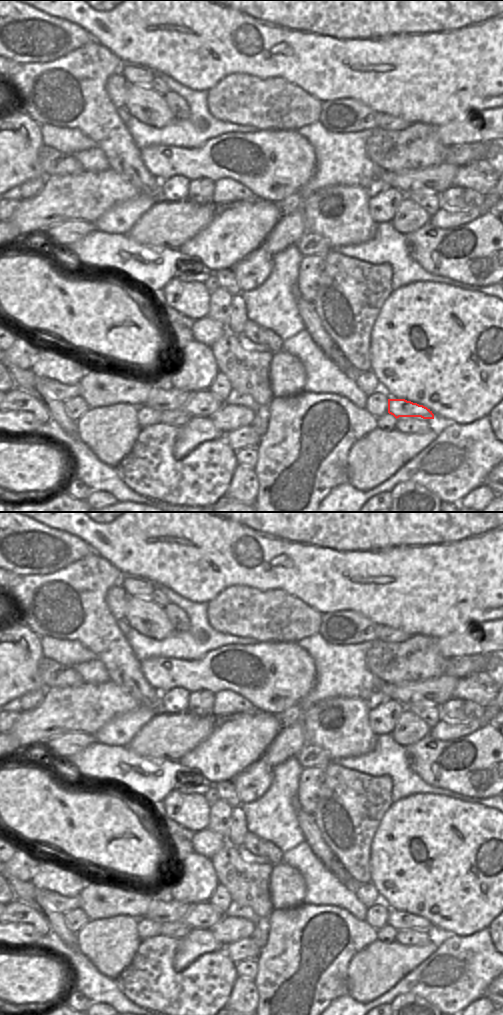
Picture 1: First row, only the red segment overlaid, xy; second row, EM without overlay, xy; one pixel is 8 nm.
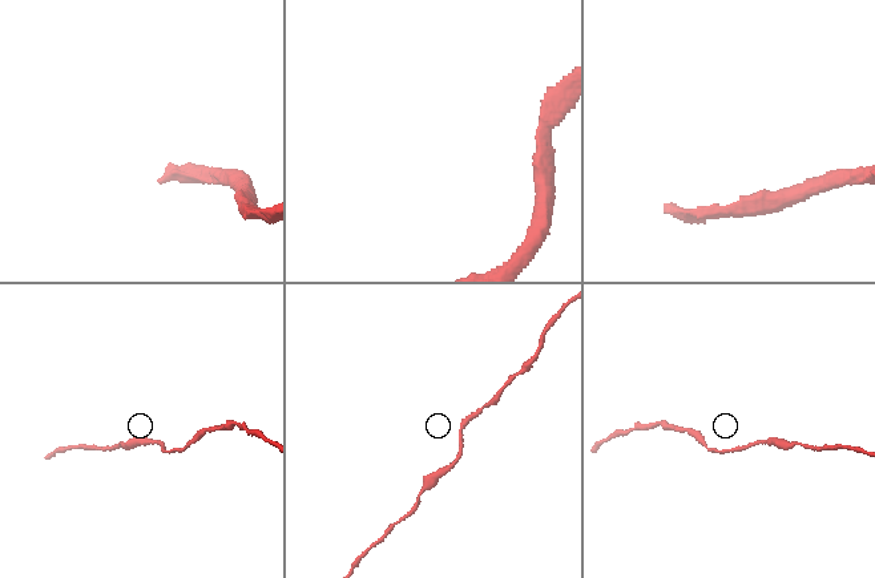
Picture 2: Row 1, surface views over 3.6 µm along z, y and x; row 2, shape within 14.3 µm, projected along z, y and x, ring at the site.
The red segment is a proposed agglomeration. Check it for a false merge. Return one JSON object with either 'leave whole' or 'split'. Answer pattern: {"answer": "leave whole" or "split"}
{"answer": "leave whole"}

